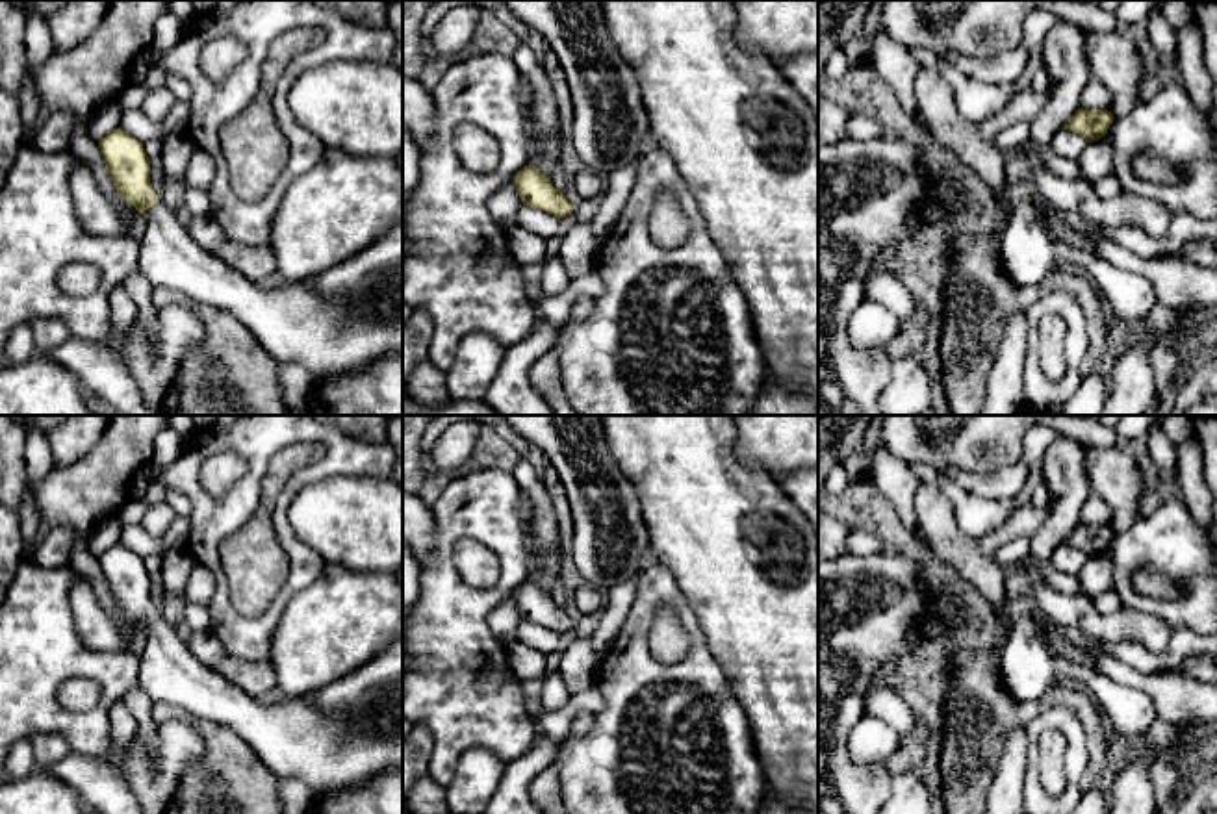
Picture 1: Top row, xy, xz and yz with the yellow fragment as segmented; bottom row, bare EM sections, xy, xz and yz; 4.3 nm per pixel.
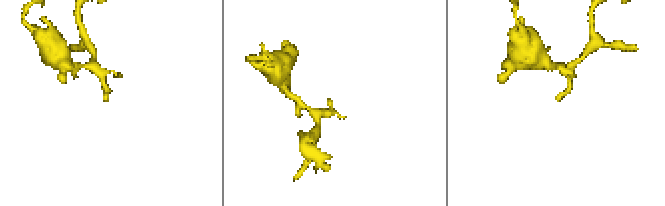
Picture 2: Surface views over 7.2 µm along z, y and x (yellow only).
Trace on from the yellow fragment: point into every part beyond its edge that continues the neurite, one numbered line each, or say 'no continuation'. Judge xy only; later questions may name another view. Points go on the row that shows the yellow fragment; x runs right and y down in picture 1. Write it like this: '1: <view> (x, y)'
1: xy (342, 321)

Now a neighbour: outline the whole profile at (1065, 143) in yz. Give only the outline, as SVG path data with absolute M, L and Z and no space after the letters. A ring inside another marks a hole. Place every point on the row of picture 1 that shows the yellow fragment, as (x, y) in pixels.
M1059 130L1048 143L1050 150L1067 159L1078 159L1087 141L1069 130Z

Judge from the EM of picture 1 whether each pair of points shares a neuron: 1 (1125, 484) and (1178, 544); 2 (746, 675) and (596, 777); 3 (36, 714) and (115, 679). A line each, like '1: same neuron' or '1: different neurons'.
1: different neurons
2: different neurons
3: same neuron

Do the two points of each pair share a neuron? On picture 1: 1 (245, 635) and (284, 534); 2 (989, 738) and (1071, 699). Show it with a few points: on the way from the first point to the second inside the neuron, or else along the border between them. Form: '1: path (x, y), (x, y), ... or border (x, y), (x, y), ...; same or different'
1: path (271, 614), (297, 579), (297, 560); same
2: path (1010, 718), (1050, 699); same

